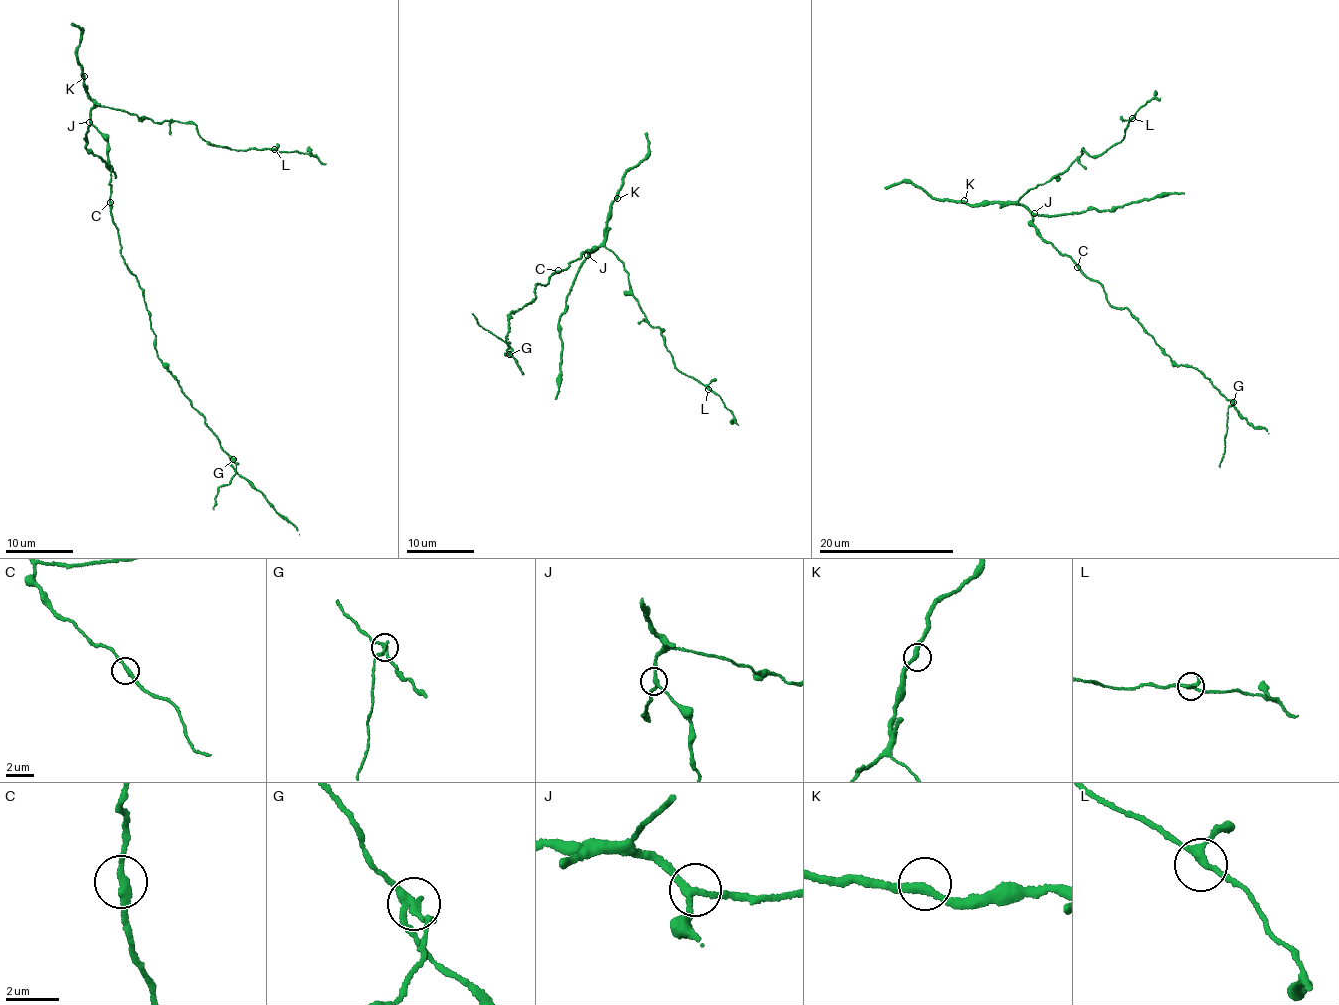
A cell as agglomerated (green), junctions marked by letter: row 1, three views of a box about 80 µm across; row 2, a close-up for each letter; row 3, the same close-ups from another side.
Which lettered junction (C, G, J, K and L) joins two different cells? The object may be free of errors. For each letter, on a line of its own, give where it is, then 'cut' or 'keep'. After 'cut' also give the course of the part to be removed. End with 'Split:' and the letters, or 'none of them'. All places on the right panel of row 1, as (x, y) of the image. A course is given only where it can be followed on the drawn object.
C: at (1077, 267); keep
G: at (1233, 402); cut; foreign part runs (1233, 402), (1228, 408), (1223, 460), (1219, 467)
J: at (1034, 213); keep
K: at (964, 200); keep
L: at (1132, 118); keep
Split: G

